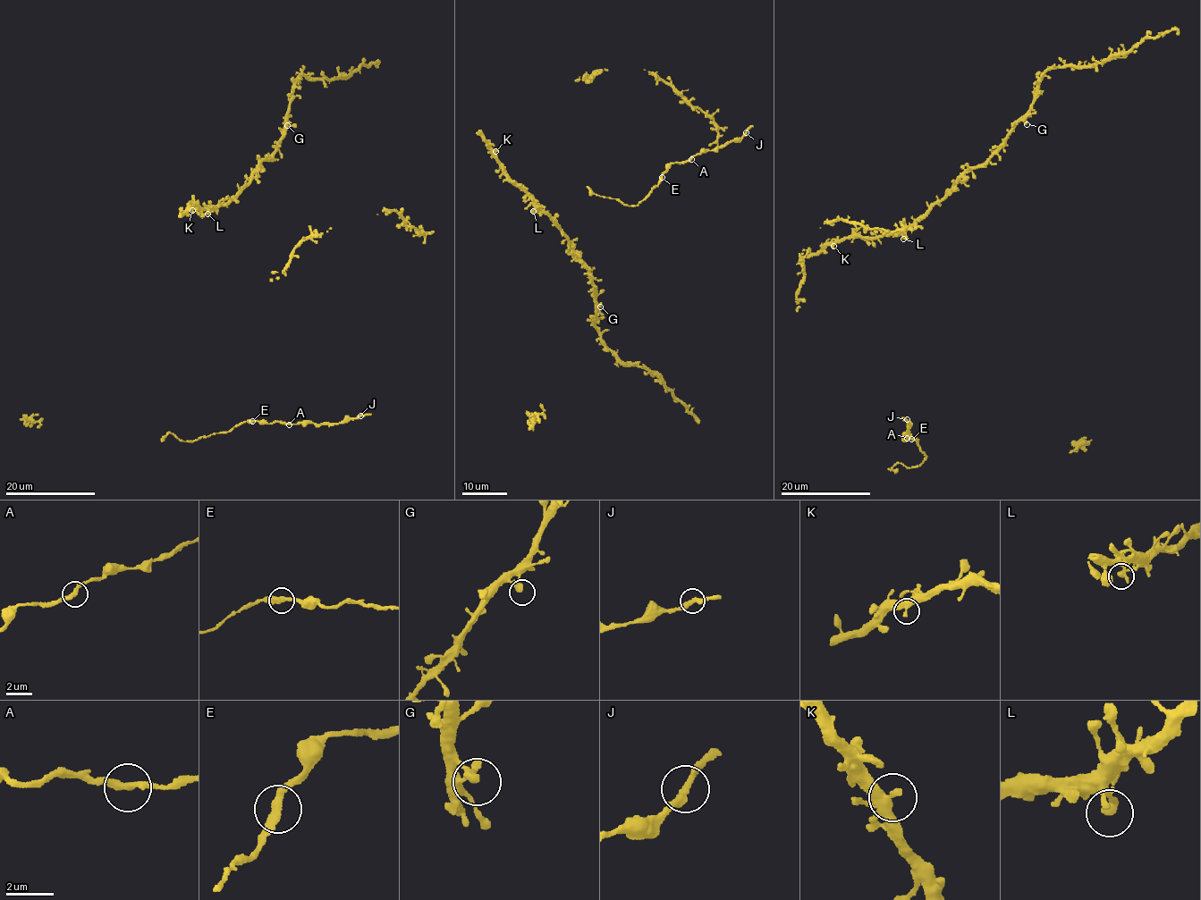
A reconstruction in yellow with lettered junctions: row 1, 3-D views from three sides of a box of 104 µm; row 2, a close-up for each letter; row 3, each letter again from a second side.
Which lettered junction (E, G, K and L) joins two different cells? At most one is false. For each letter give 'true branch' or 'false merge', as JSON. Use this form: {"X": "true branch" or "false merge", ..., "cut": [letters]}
{"E": "true branch", "G": "true branch", "K": "true branch", "L": "true branch", "cut": []}

